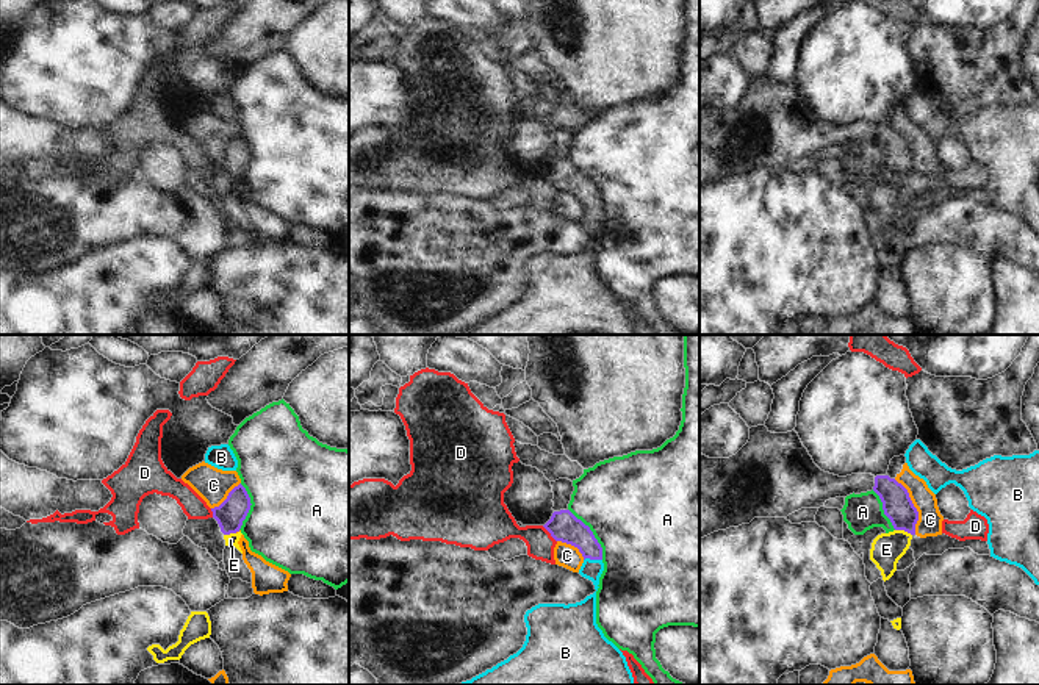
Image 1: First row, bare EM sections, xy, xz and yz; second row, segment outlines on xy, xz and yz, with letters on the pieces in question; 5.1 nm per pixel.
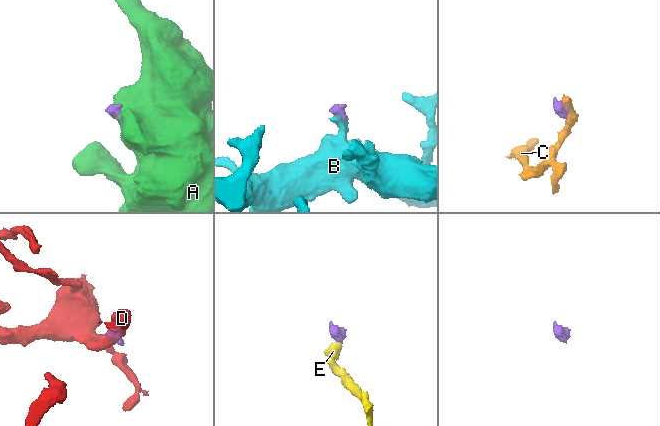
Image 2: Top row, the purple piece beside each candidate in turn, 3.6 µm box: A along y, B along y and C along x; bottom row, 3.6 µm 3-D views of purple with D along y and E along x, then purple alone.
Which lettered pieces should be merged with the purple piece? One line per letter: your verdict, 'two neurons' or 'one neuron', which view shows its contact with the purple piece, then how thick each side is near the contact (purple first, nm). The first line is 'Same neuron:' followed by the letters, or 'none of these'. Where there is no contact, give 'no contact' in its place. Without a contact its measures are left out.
Same neuron: B, E
A: two neurons; contact in xz; calibres 160 and 480 nm
B: one neuron; contact in xz; calibres 160 and 110 nm
C: two neurons; contact in yz; calibres 150 and 130 nm
D: two neurons; contact in xz; calibres 160 and 140 nm
E: one neuron; contact in yz; calibres 150 and 160 nm

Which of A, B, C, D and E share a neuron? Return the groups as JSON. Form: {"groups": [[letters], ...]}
{"groups": [["A"], ["B", "E"], ["C"], ["D"]]}

